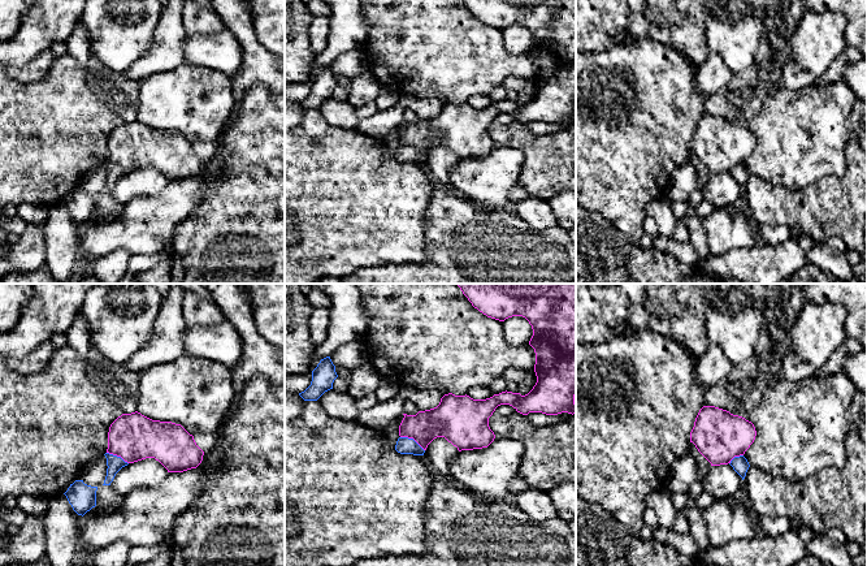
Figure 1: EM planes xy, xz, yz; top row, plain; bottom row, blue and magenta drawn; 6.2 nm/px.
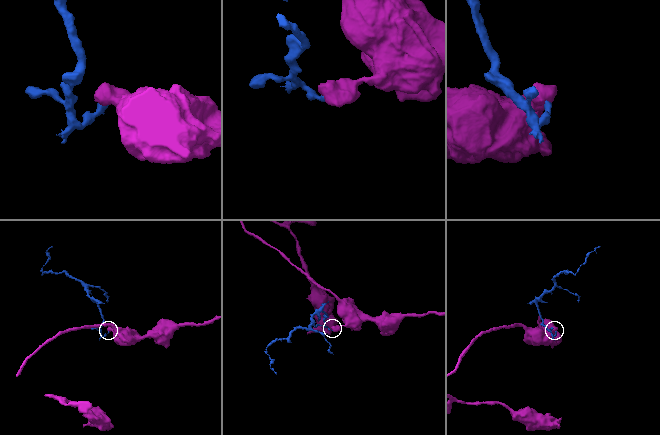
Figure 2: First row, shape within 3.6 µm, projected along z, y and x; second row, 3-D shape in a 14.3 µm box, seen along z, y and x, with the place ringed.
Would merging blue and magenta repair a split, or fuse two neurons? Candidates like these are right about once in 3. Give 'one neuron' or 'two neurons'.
two neurons

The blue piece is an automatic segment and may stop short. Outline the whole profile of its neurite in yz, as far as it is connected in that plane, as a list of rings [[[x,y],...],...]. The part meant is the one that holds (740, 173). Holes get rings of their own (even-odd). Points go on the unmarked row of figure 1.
[[[740,164],[740,165],[734,165],[731,172],[729,172],[733,178],[742,186],[742,189],[745,187],[746,185],[746,181],[750,176],[747,168],[744,165],[744,164]]]

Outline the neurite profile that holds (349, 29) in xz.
[[[324,0],[331,8],[330,33],[326,48],[316,55],[309,69],[309,78],[321,68],[330,65],[339,55],[348,51],[364,51],[370,23],[364,18],[359,0]]]

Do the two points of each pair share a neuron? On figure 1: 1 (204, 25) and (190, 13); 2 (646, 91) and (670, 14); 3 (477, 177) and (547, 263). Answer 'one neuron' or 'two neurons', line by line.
1: one neuron
2: two neurons
3: two neurons

